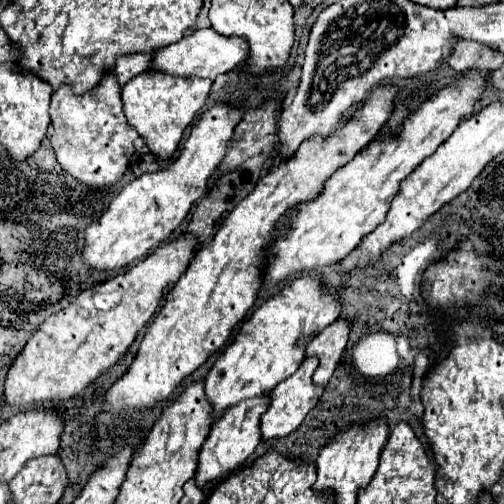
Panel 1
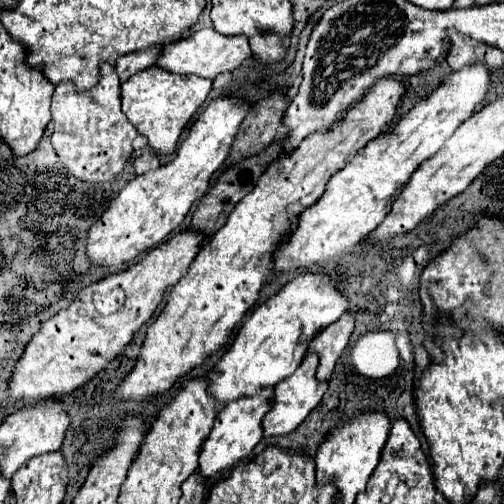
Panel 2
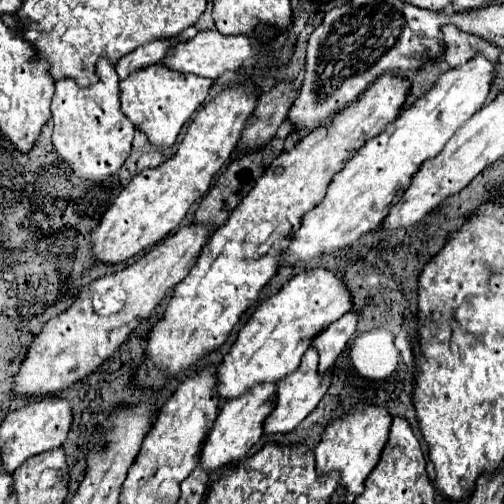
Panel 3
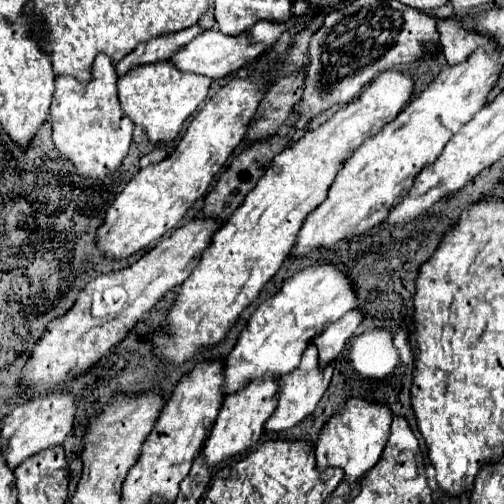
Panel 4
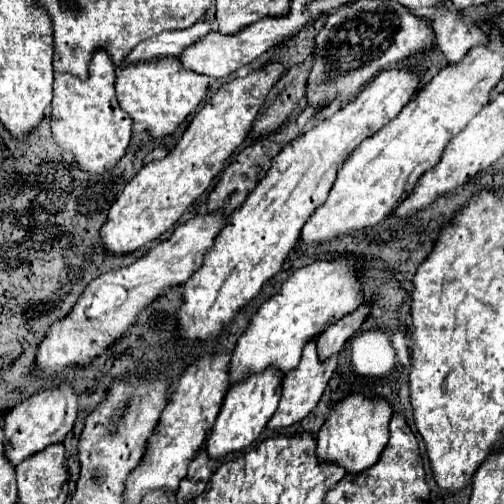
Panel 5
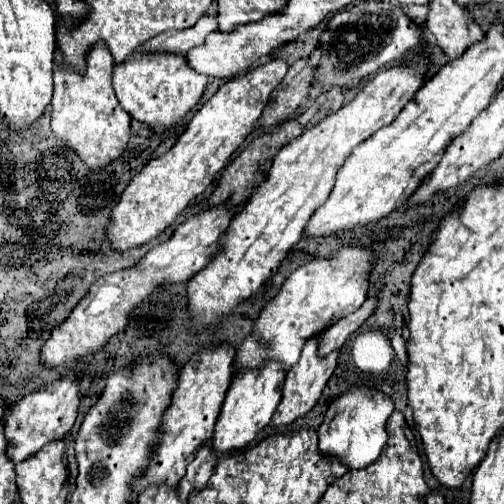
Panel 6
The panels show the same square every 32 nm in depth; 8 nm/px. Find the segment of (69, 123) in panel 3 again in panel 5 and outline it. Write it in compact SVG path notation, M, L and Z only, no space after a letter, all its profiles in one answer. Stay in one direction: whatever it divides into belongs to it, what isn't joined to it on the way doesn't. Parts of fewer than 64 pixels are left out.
M104 50L92 54L88 78L80 80L72 74L54 72L54 98L52 98L52 134L54 140L72 152L76 162L90 174L104 174L114 168L126 154L132 132L132 118L120 108L114 94L114 64Z

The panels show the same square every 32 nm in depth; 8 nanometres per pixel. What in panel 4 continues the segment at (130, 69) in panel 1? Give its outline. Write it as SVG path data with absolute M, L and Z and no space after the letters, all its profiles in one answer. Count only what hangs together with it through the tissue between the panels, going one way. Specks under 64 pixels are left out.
M194 24L186 30L180 32L170 32L164 36L156 36L144 44L138 44L134 48L132 54L124 56L118 62L118 74L124 76L130 68L140 66L140 64L150 64L156 60L164 60L164 58L172 58L180 48L184 48L188 42L192 42L196 36L200 36L200 32L204 32L206 28L202 28L200 24Z

